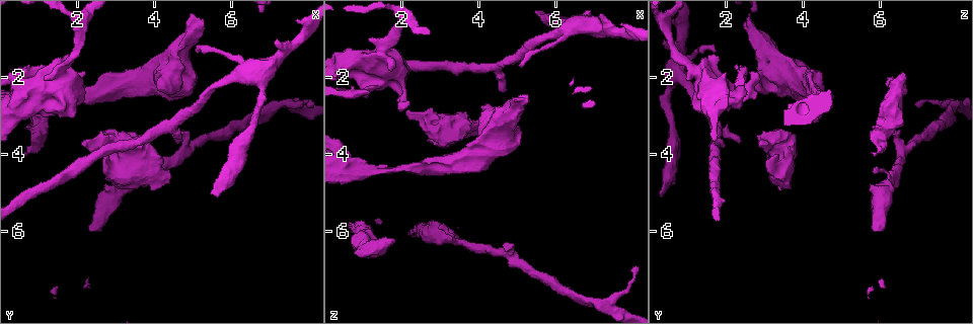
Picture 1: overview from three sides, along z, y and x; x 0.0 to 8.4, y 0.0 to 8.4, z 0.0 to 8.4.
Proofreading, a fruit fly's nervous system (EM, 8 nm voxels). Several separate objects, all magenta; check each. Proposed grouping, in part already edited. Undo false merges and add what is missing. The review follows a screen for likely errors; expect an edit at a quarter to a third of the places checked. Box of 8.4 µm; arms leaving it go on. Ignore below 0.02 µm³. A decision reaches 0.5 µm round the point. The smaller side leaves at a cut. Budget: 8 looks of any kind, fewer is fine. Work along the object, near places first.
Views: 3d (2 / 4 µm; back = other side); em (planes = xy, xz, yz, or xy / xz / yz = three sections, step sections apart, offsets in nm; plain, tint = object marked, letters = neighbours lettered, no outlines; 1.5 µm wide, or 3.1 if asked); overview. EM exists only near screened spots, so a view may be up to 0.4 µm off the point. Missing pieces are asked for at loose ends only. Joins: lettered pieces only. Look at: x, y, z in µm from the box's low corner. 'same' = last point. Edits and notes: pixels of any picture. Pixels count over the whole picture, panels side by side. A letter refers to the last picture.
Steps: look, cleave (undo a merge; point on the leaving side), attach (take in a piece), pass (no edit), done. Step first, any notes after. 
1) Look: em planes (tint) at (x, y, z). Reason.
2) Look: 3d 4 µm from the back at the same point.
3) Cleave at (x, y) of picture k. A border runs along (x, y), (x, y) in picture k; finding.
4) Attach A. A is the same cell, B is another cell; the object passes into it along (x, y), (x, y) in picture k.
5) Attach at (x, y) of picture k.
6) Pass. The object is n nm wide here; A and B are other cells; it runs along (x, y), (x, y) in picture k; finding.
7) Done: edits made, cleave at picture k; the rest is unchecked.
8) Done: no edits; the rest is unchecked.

Look: em planes (plain) at (4.70, 3.70, 2.30). An open end.

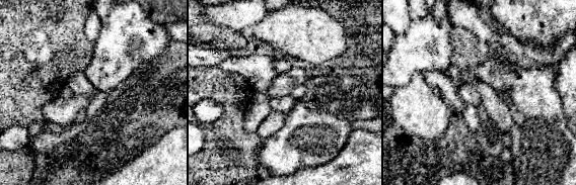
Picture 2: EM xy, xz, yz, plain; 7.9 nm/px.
Look: em planes (letters) at the same point. See the neighbours.

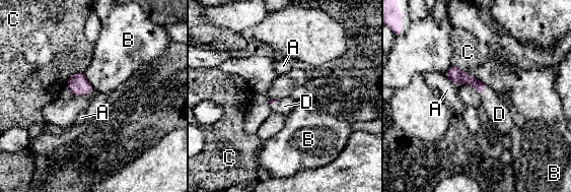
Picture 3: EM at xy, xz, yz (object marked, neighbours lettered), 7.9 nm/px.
Attach D. D is the same cell, A, B and C are other cells; it goes on there.

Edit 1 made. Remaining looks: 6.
Look: overview. See it whole again.

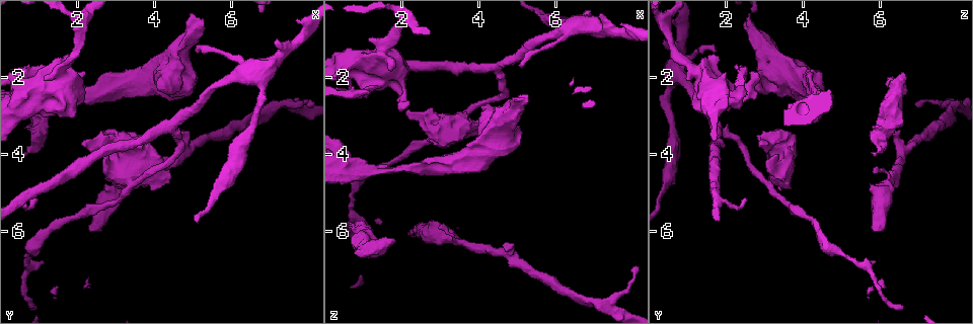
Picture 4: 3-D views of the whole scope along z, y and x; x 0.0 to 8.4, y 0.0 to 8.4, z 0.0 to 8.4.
Look: em planes (letters) at (2.30, 5.95, 5.90). Thick end.

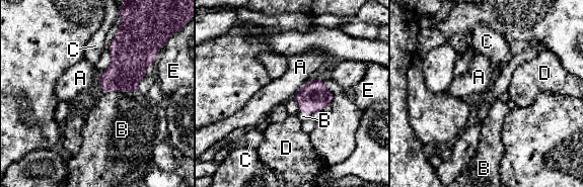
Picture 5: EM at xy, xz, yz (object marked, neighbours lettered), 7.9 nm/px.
Attach B. B is the same cell, A, C, D and E are other cells; it goes on there.

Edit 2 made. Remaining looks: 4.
Look: overview. See it whole again.

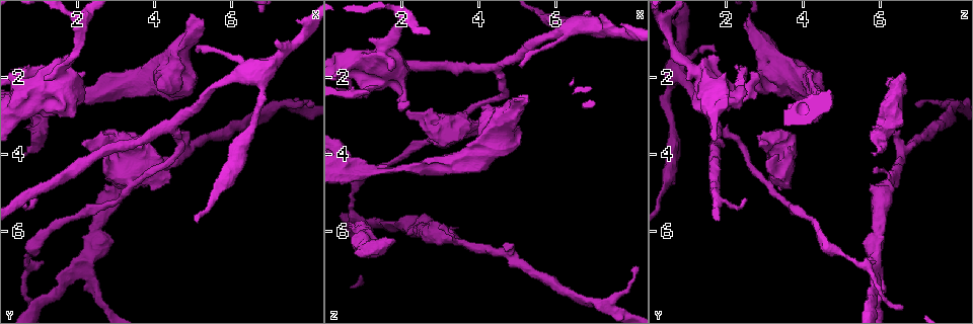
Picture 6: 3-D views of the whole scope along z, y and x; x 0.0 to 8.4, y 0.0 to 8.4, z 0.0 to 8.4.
Look: 3d 2 µm at (1.85, 2.10, 6.20). Branch stops here.

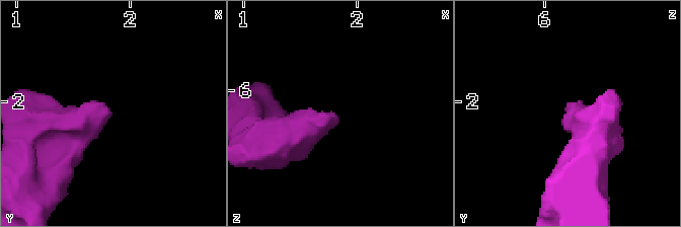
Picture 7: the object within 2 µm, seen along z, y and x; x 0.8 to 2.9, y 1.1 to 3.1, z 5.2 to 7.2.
Look: em planes (letters) at (1.80, 2.08, 6.22). Need the tissue.

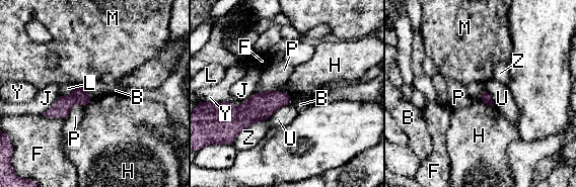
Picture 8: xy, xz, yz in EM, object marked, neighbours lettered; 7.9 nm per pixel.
Pass. B, F, H, J, L, M, P, U, Y and Z are other cells; a border runs along (479, 97), (485, 103), (494, 106) in picture 8; none of them fits.

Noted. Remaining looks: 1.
Done: edits made, attach at picture 3, attach at picture 5; the rest is unchecked.

